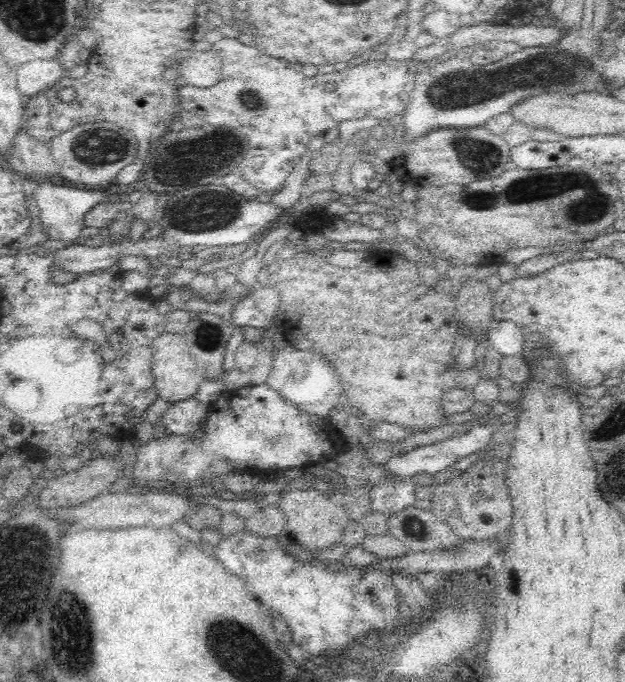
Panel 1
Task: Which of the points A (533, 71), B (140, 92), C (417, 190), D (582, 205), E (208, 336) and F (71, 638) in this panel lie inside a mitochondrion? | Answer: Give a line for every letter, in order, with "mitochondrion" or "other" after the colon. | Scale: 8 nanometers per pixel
A: mitochondrion
B: other
C: other
D: mitochondrion
E: mitochondrion
F: mitochondrion

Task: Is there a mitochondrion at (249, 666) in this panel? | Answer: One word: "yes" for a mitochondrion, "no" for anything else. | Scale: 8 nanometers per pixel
yes

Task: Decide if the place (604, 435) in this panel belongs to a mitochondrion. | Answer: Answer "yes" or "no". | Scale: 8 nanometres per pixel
yes

